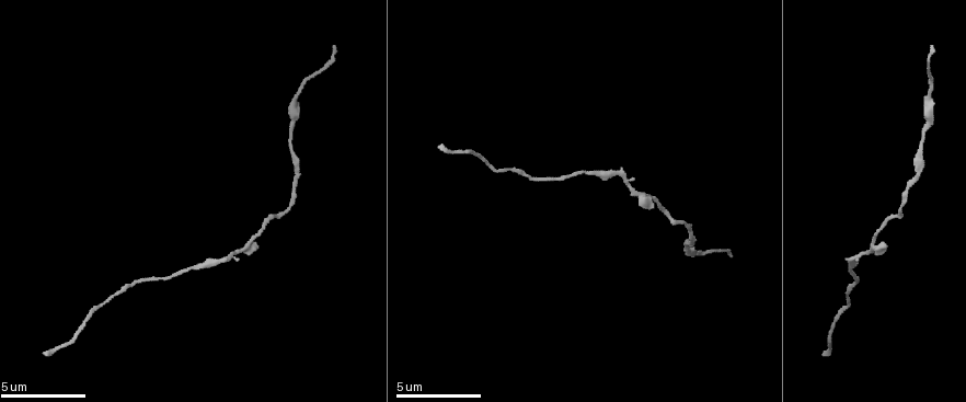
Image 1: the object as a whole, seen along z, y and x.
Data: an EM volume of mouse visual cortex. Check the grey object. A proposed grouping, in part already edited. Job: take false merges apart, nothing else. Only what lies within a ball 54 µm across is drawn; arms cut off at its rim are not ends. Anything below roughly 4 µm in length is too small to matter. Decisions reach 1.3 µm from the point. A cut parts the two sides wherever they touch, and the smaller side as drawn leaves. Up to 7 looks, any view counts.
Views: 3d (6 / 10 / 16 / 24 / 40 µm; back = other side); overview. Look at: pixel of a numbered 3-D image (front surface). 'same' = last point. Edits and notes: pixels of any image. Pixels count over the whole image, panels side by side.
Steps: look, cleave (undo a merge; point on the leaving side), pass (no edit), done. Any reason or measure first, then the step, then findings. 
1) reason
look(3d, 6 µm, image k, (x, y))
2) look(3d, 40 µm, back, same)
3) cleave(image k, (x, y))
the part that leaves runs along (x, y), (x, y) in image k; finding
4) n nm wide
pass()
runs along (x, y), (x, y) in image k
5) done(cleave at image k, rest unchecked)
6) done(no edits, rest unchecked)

calibre changes
look(3d, 10 µm, image 1, (293, 105))

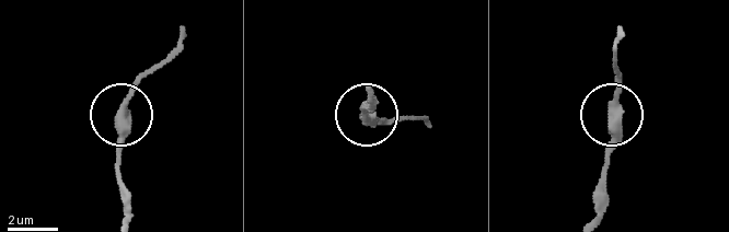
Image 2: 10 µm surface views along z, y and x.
370 nm wide
pass()
runs along (594, 216), (613, 109), (613, 48) in image 2; all the same neuron

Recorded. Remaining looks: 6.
sudden change in width
look(3d, 6 µm, image 1, (907, 185))

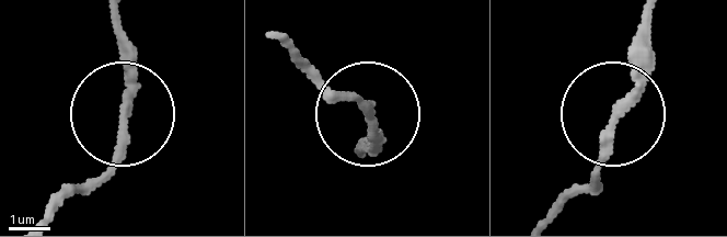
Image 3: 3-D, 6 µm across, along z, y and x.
other side
look(3d, 6 µm, back, image 3, (122, 119))

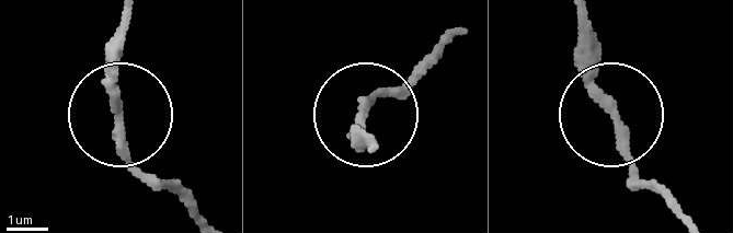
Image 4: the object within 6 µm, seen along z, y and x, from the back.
pass()
runs along (448, 44), (368, 103), (365, 144) in image 4; all the same neuron

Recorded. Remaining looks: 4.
calibre changes
look(3d, 10 µm, image 1, (194, 268))

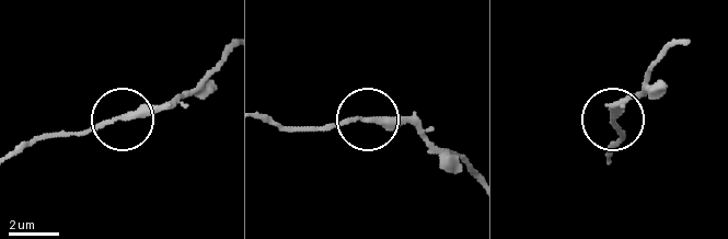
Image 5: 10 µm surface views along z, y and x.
pass()
runs along (436, 148), (406, 125), (356, 120), (289, 125) in image 5; one neuron here

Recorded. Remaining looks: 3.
done(no edits, rest unchecked)

